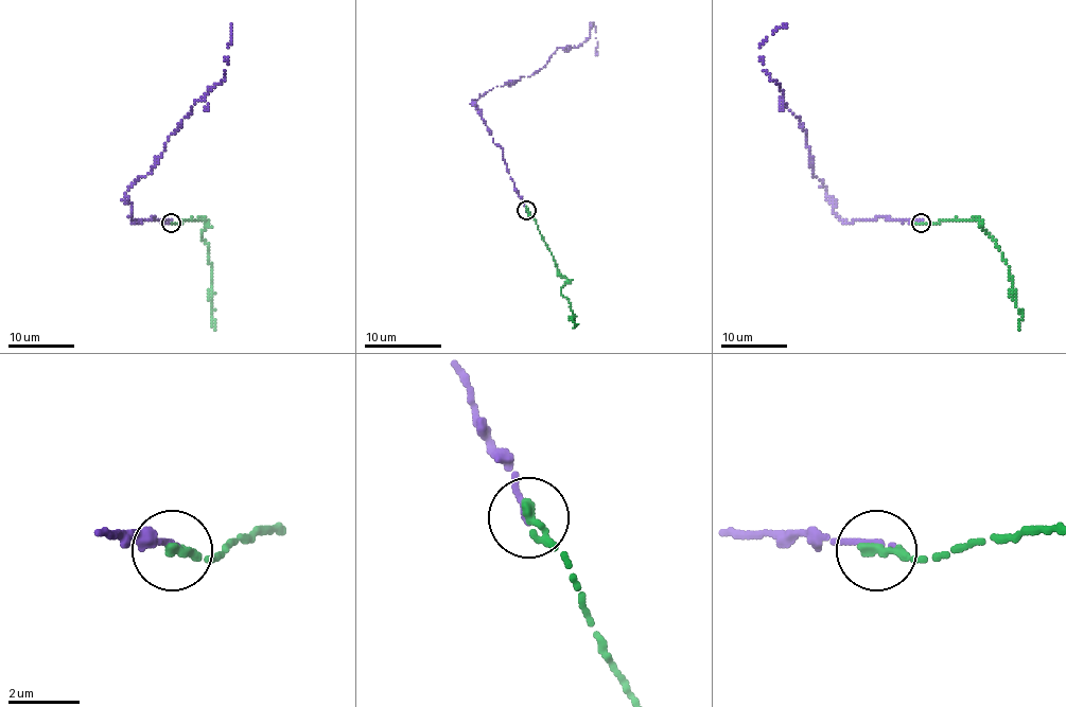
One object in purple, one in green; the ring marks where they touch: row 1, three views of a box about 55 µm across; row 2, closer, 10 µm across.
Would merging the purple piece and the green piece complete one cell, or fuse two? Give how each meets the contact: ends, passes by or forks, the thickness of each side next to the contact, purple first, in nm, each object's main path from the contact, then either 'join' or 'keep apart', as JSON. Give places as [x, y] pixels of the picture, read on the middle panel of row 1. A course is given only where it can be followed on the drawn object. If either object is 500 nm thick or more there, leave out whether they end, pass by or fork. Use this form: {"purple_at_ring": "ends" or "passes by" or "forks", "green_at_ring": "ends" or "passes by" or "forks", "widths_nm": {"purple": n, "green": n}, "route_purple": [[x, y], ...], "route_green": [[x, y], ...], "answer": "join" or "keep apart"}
{"purple_at_ring": "ends", "green_at_ring": "ends", "widths_nm": {"purple": 180, "green": 300}, "route_purple": [[526, 210], [501, 148], [472, 102], [540, 71], [559, 48], [578, 48], [590, 36], [592, 22], [597, 55]], "route_green": [[526, 210], [538, 225], [559, 271], [566, 279], [561, 293], [569, 299], [574, 328], [578, 323]], "answer": "join"}

